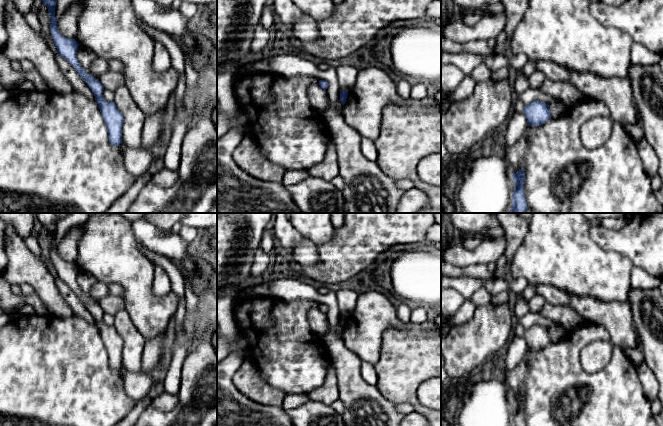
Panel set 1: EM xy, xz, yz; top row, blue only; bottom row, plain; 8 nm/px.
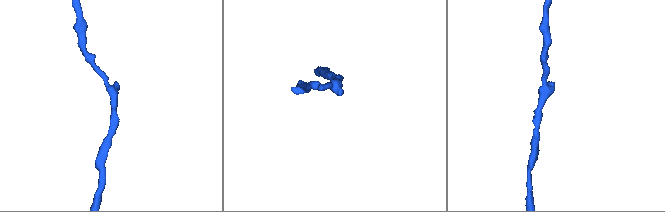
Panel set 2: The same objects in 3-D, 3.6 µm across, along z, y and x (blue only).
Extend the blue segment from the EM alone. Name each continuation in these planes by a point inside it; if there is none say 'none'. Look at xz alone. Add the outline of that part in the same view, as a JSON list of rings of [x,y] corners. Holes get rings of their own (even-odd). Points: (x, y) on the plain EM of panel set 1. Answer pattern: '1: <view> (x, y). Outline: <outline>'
none

